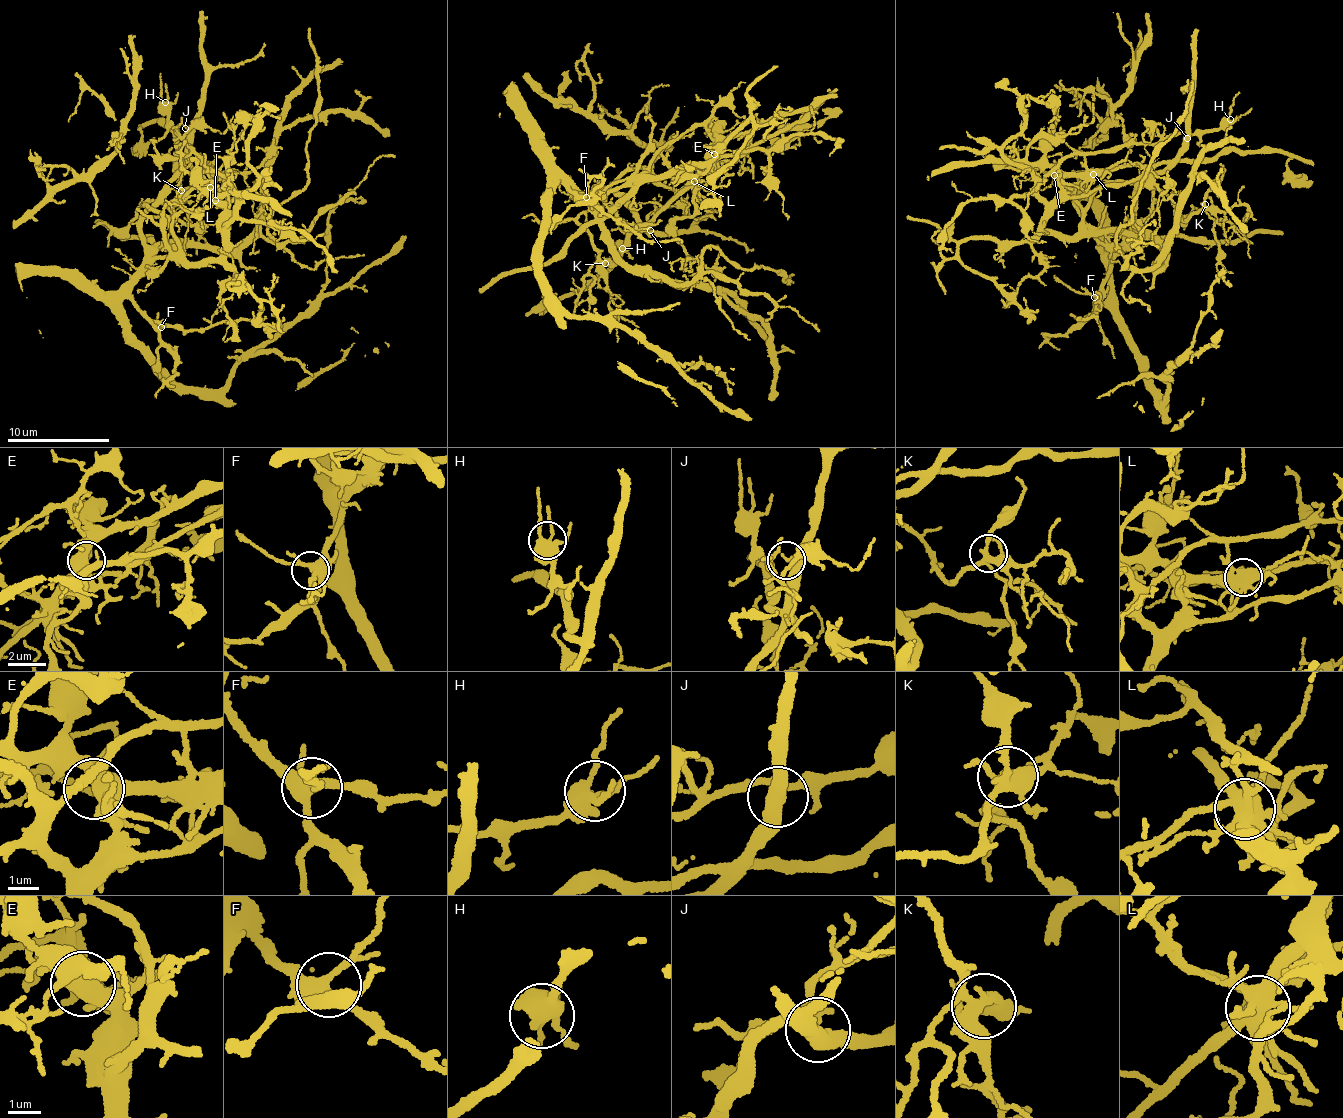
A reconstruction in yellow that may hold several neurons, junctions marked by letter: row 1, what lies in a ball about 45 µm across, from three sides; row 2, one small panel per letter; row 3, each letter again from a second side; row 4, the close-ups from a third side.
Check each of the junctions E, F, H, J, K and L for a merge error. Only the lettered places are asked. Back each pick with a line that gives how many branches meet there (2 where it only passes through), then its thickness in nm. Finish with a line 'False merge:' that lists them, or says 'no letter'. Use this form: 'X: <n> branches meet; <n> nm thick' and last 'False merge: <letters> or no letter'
J: 5 branches meet; 260 nm thick
L: 10 branches meet; 600 nm thick
False merge: J, L

